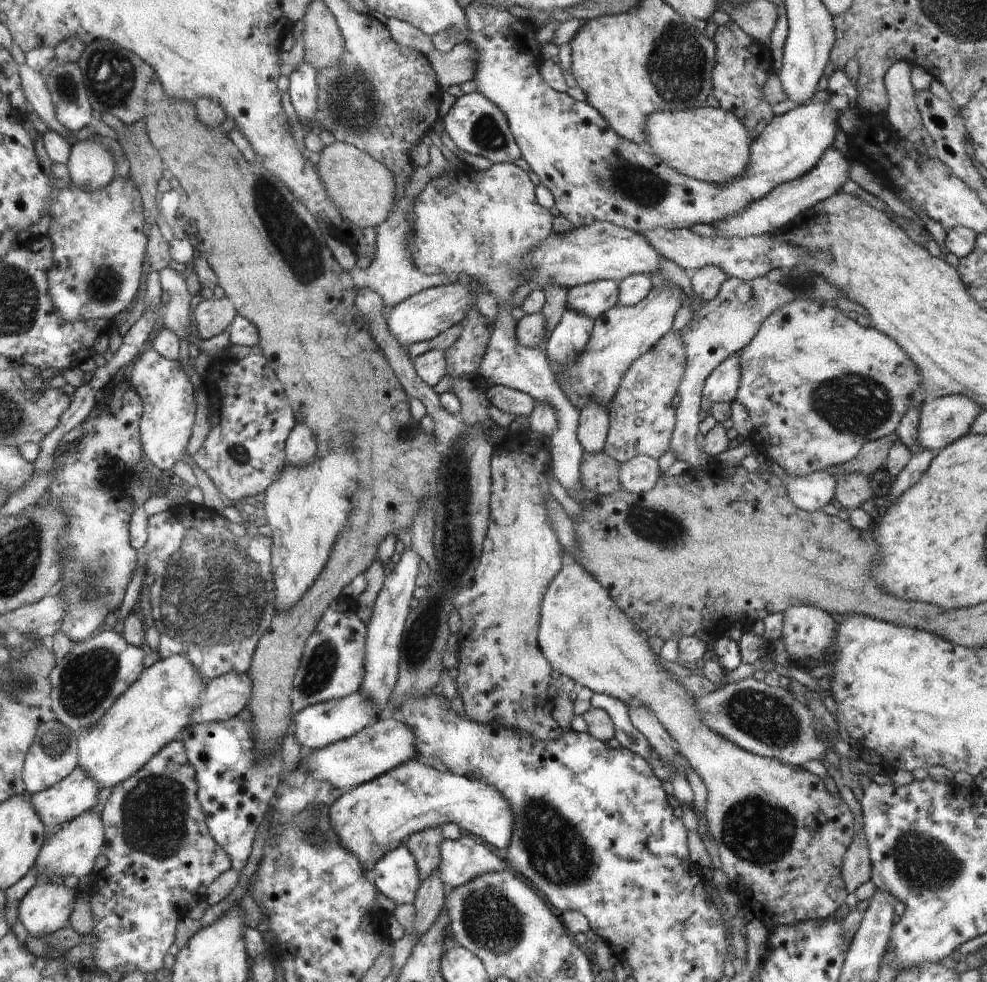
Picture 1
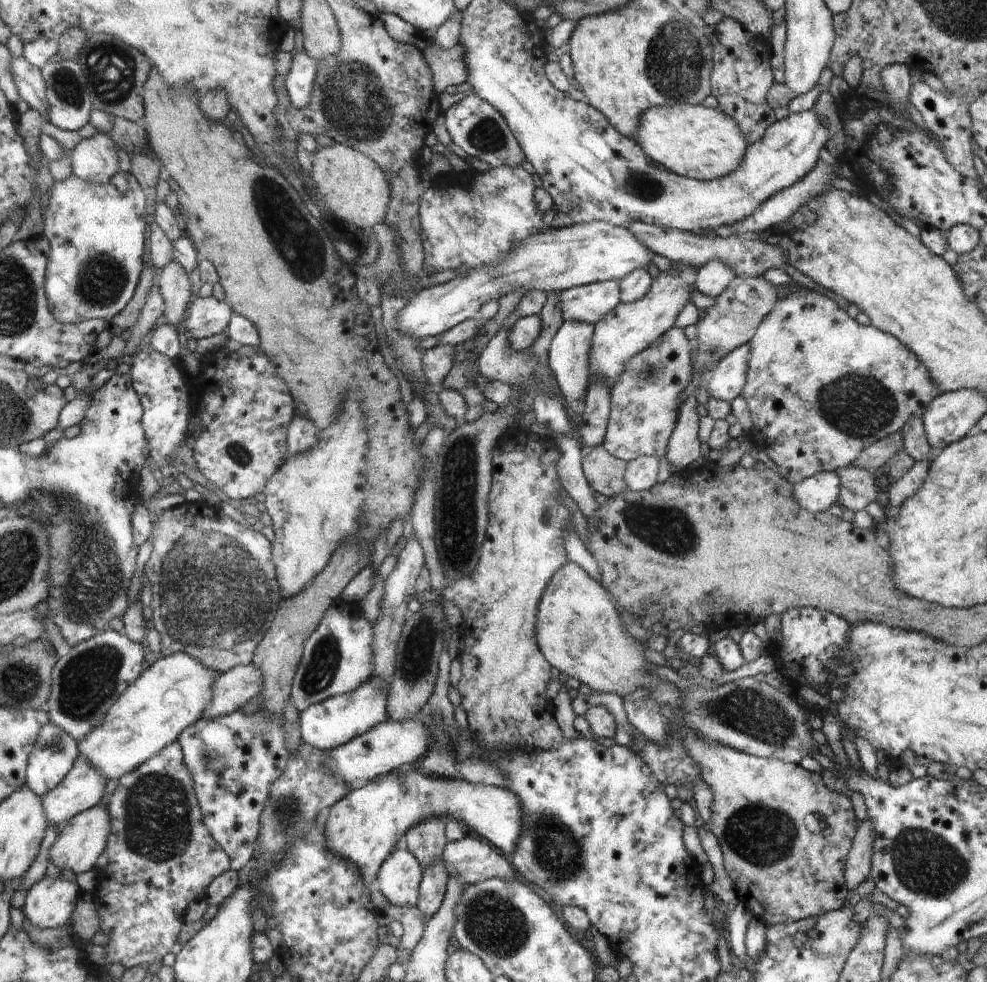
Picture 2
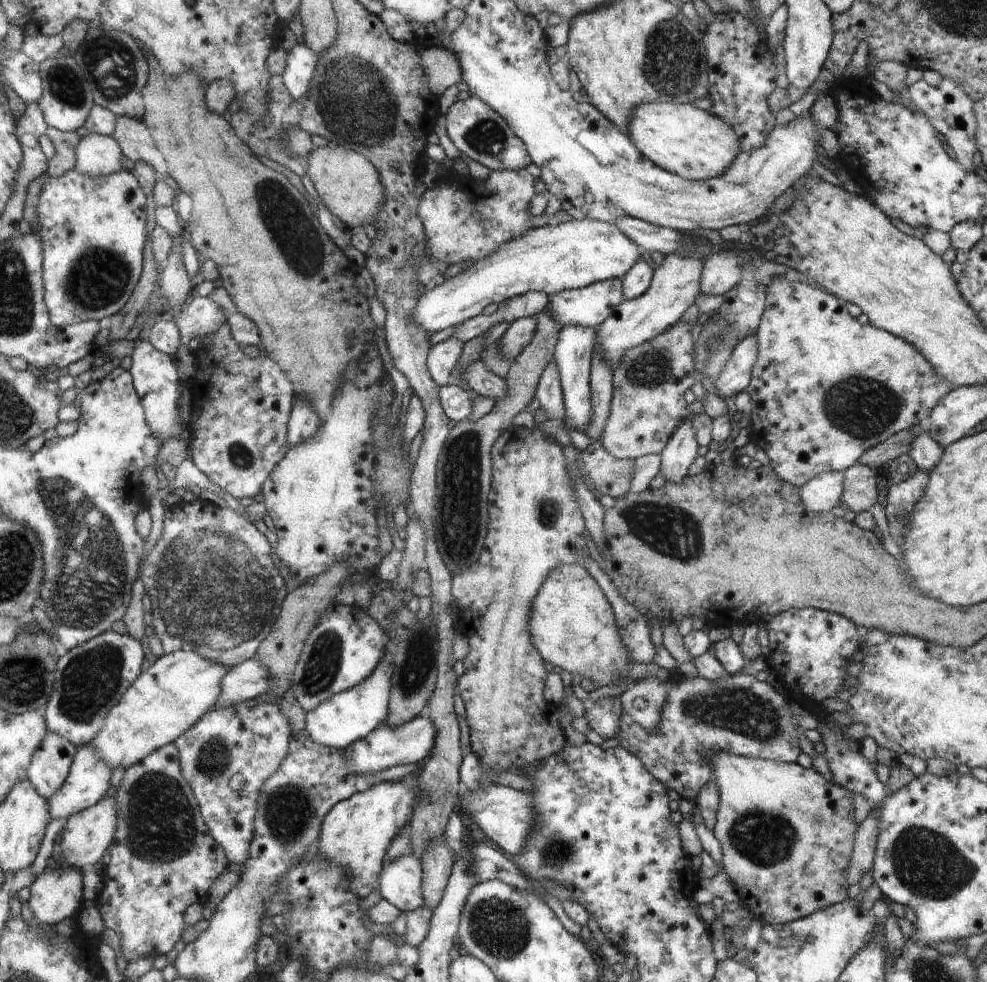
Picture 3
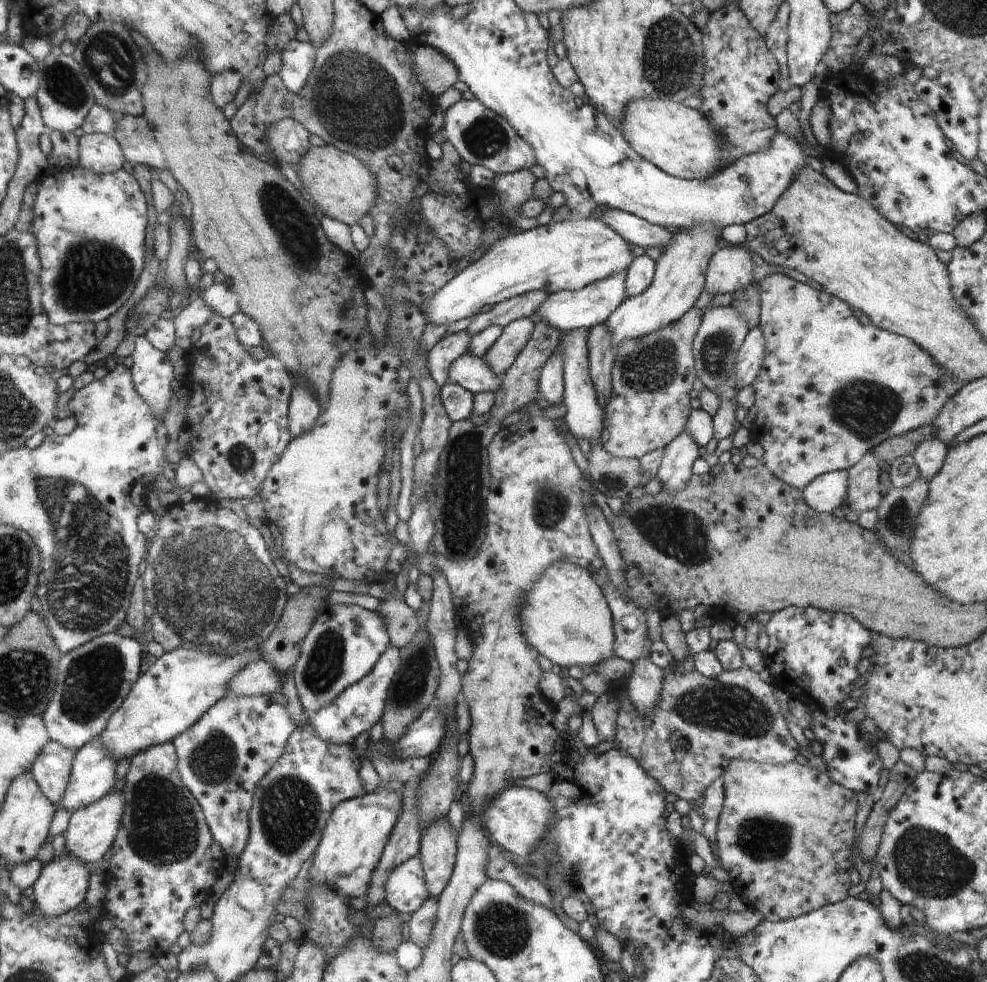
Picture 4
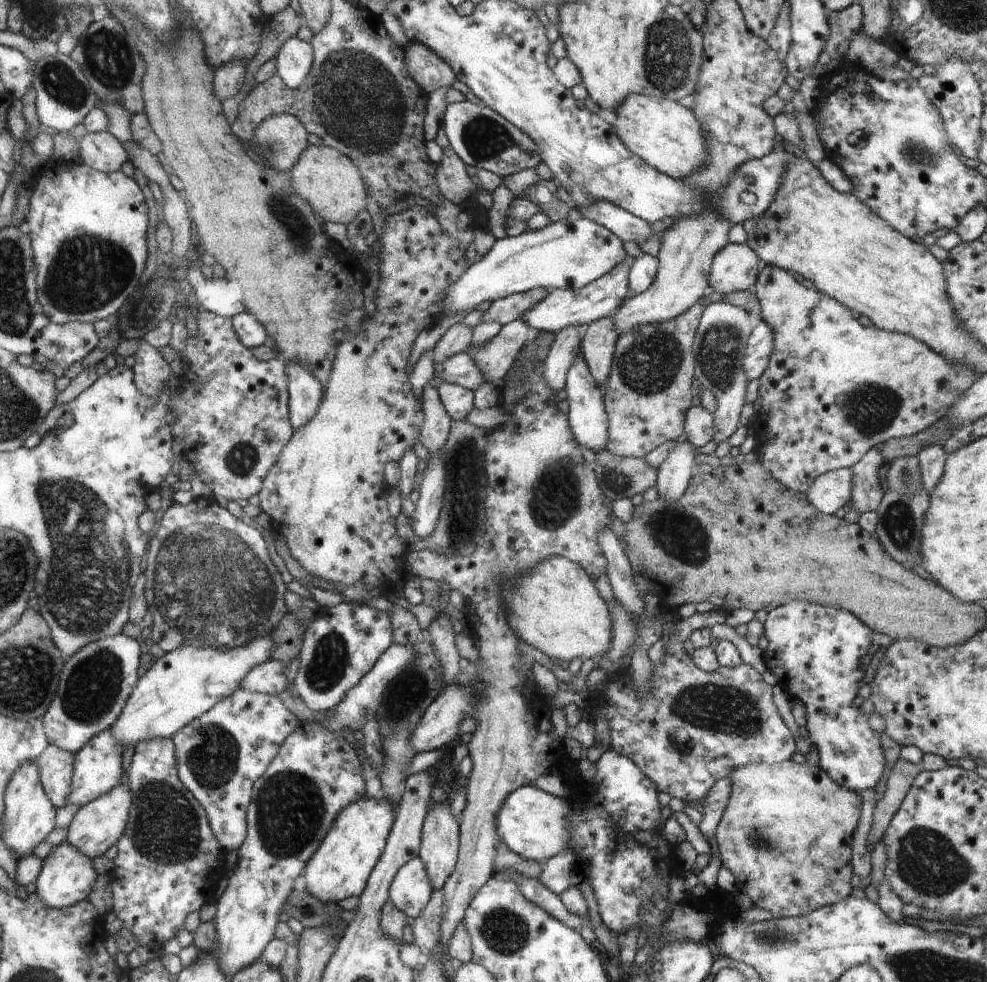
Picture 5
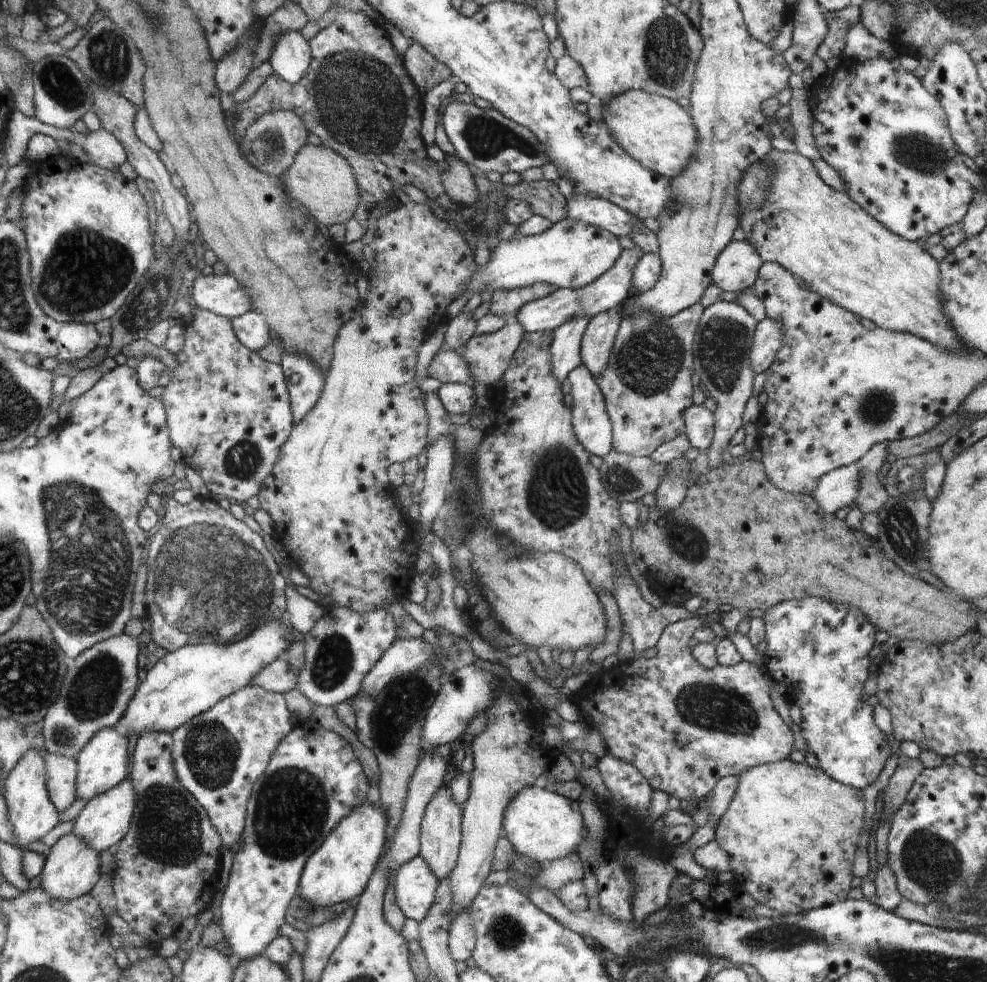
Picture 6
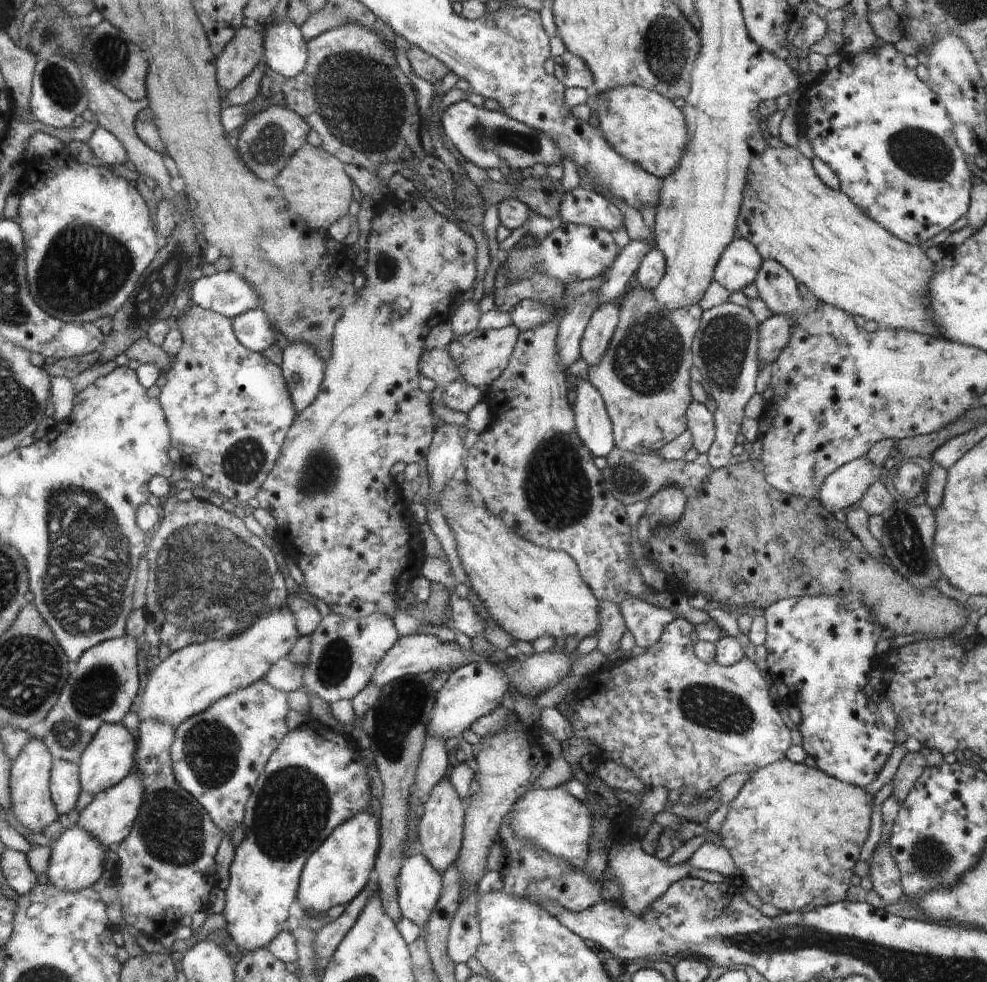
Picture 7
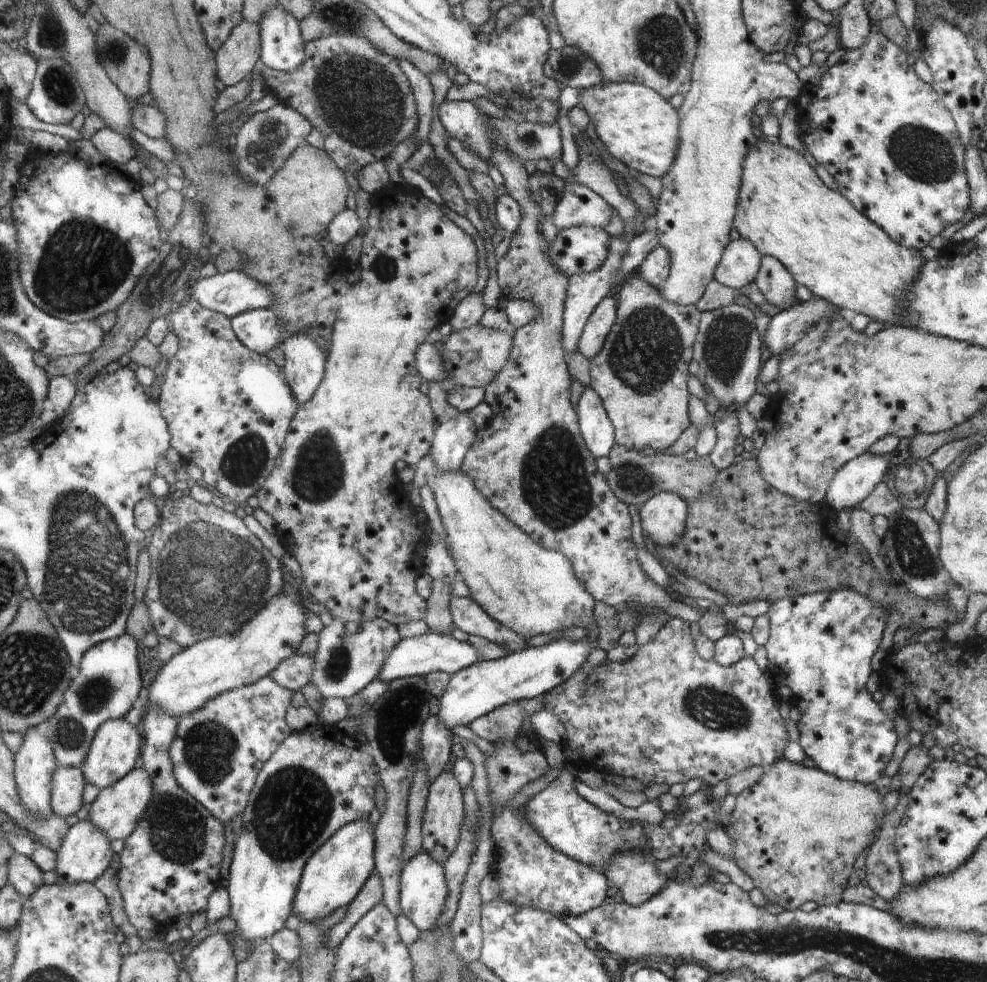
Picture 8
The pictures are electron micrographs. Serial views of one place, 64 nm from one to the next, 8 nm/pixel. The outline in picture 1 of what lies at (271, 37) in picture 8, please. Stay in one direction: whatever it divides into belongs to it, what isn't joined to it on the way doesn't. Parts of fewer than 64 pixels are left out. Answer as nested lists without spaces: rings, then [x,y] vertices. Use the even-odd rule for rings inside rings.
[[[306,60],[285,79],[285,89],[290,95],[298,118],[313,121],[317,111],[317,78],[320,72]]]

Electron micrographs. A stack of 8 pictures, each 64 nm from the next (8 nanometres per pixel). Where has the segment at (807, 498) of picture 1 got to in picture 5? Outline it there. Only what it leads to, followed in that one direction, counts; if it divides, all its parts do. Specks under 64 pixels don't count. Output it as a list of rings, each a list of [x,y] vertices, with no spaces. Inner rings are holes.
[[[844,468],[824,473],[807,490],[811,503],[827,515],[848,504],[854,490],[854,471]]]

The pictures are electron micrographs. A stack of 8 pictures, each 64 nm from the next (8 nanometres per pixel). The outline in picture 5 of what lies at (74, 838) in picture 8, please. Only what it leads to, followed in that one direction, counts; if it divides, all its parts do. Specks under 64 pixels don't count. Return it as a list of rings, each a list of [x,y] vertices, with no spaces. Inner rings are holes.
[[[67,841],[54,847],[50,856],[45,859],[45,865],[37,880],[38,894],[45,900],[48,906],[57,909],[78,905],[94,892],[94,886],[98,882],[98,872],[94,868],[93,858],[88,856],[76,845]]]

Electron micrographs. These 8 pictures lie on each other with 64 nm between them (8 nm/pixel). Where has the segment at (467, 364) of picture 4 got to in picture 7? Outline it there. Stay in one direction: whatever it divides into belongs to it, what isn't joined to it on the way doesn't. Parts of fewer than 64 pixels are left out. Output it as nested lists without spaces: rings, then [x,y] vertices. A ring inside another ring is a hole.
[[[446,348],[426,350],[423,354],[422,372],[438,385],[446,385],[461,380],[461,374]]]

